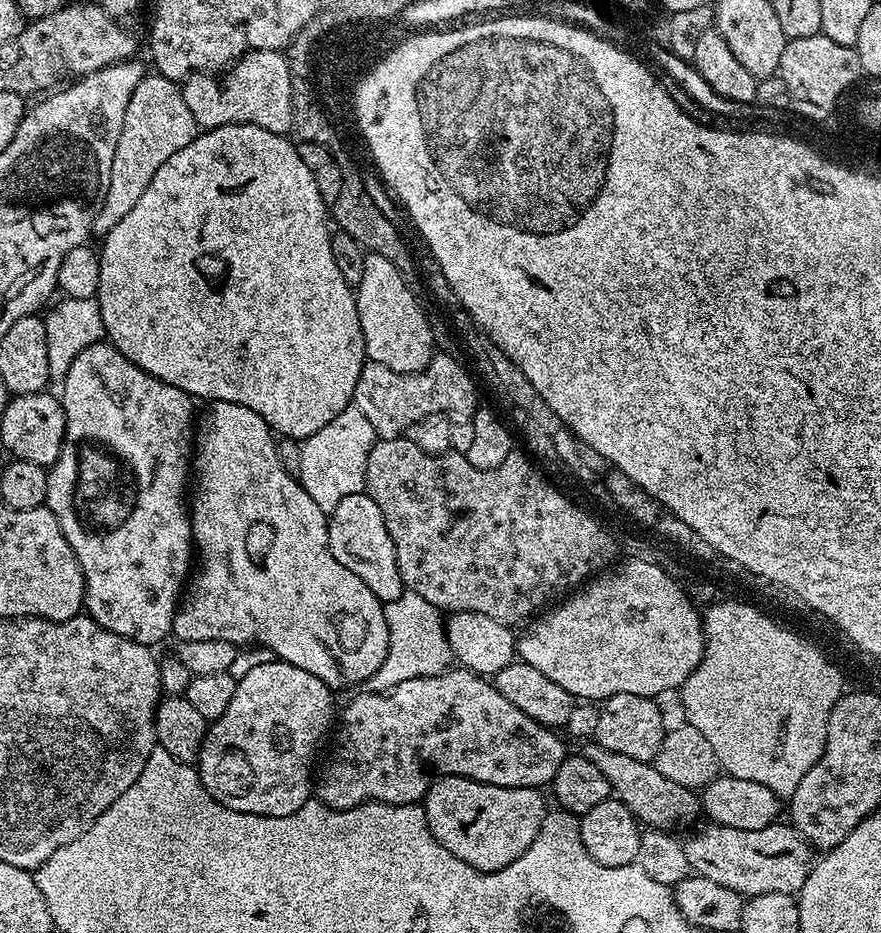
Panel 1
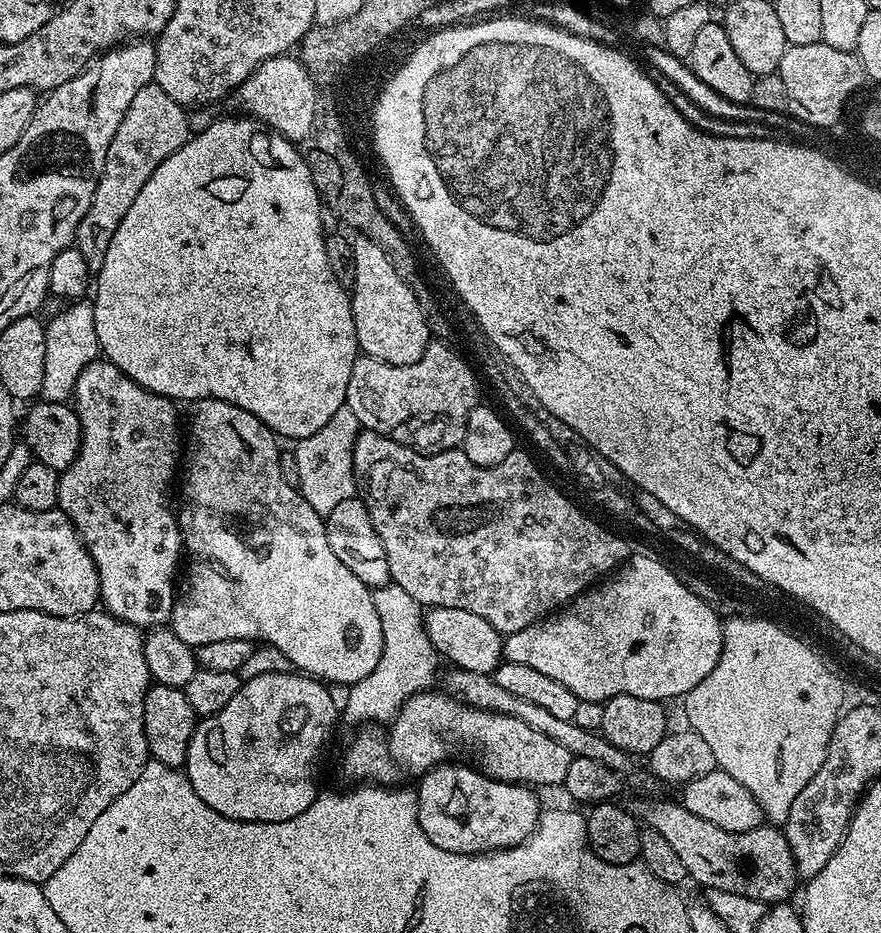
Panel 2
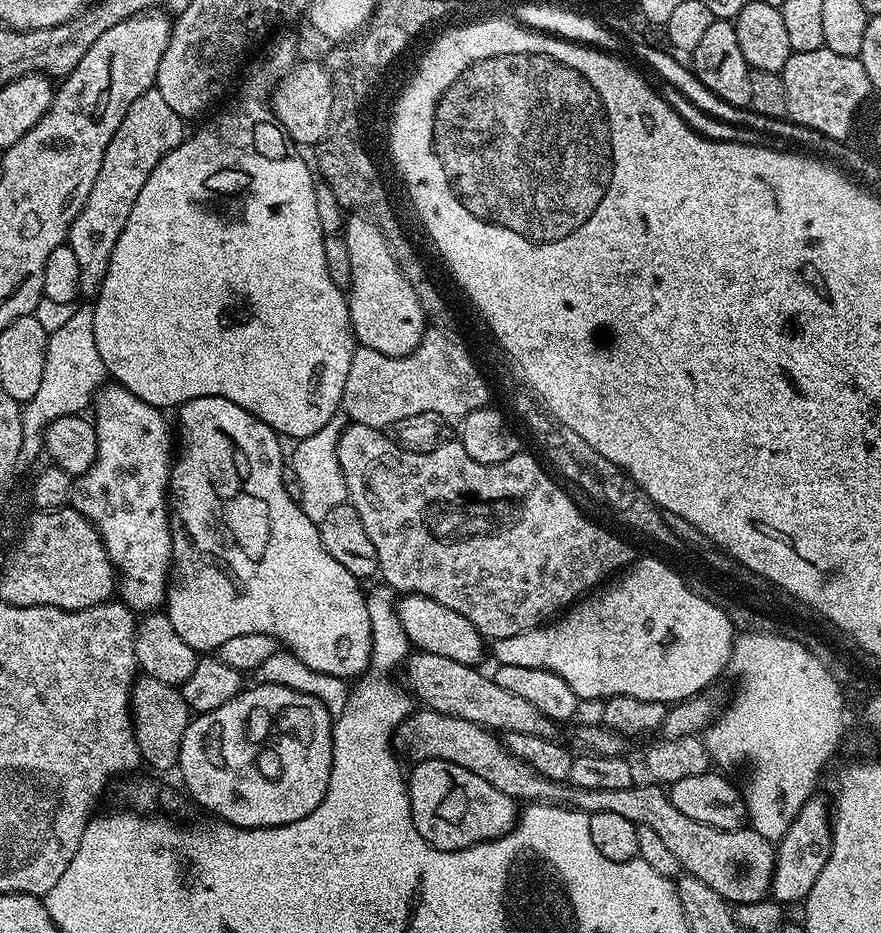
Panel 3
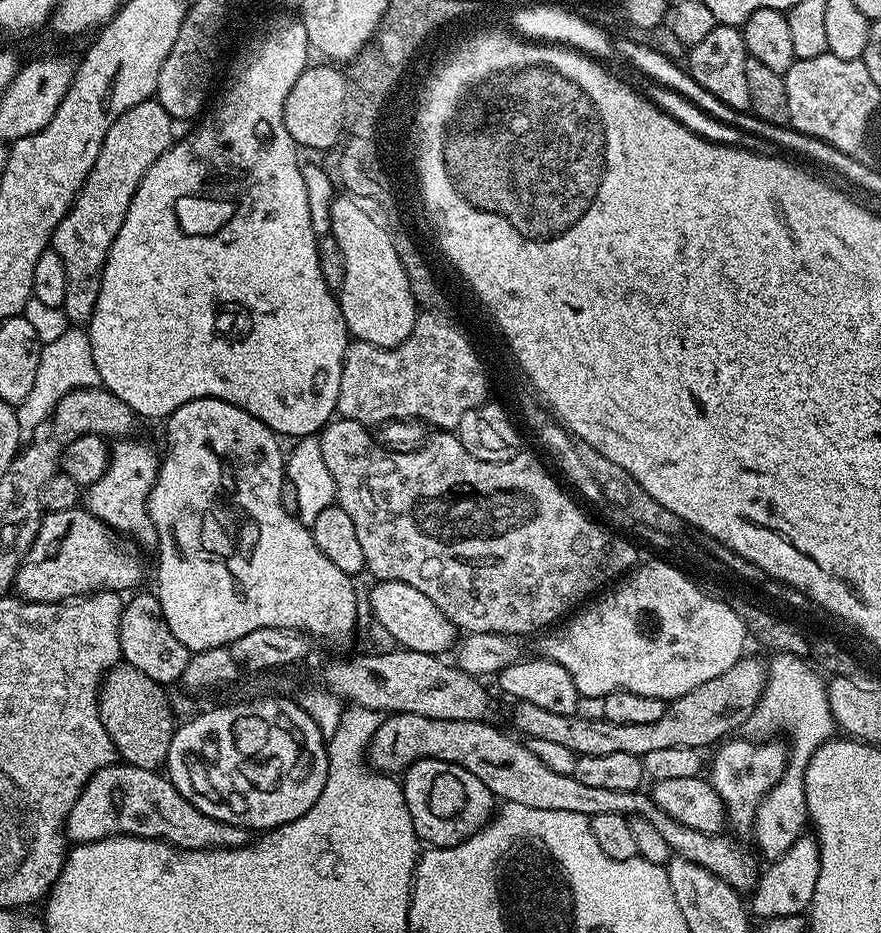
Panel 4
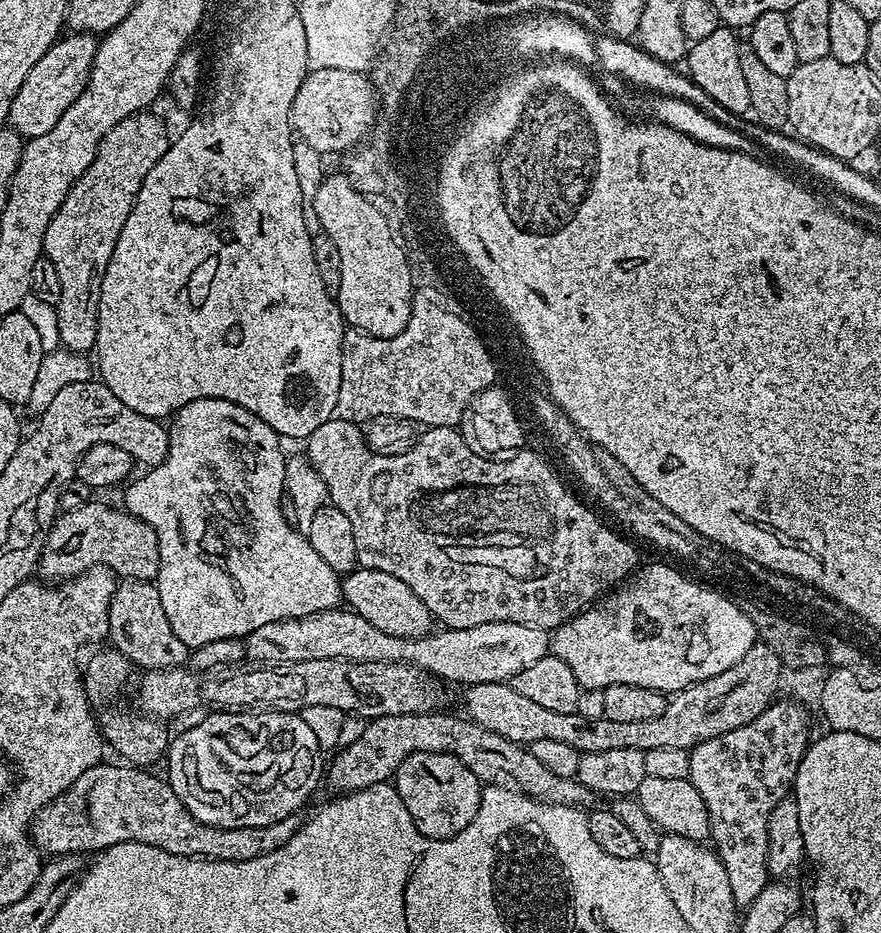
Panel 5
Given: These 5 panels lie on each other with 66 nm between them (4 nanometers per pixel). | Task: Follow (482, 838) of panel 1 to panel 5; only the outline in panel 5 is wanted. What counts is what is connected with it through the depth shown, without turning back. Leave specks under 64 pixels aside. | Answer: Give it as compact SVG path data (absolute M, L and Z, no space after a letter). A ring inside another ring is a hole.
M415 752L398 766L394 777L394 786L406 806L410 810L410 818L414 826L423 836L432 840L449 840L457 836L470 822L480 809L480 794L482 785L480 779L458 758L443 752L430 754L429 752Z

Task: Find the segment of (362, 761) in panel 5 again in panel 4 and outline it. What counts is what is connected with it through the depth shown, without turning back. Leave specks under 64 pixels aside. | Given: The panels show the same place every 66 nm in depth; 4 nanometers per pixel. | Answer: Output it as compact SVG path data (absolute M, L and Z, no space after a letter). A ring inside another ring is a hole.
M398 712L385 715L381 719L378 730L372 735L370 760L375 771L381 774L403 774L411 764L419 760L441 760L457 764L470 770L470 774L474 774L478 782L482 782L492 791L497 801L534 806L534 810L570 810L570 814L582 814L589 818L611 812L629 818L641 816L654 822L654 827L661 832L662 838L666 838L673 853L690 862L698 862L698 866L722 878L722 882L729 884L735 892L748 894L755 889L762 871L761 865L756 865L755 855L747 856L740 849L738 841L731 840L725 834L703 833L702 830L694 830L678 823L655 804L647 791L602 790L578 782L575 774L558 774L555 770L550 770L550 766L546 766L546 762L542 762L542 758L538 758L538 754L534 754L523 739L512 736L507 736L488 720L443 720L426 718L422 714Z

